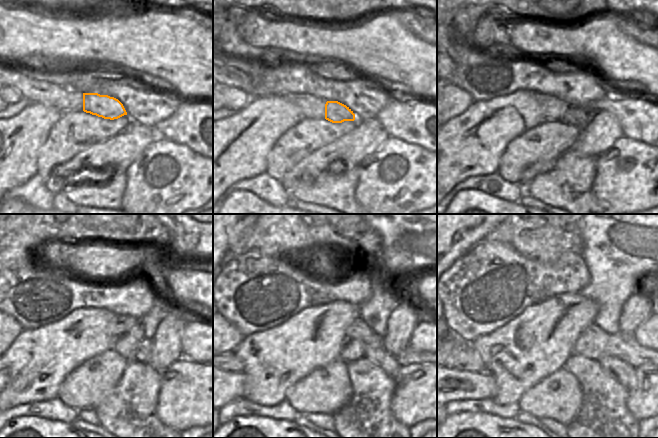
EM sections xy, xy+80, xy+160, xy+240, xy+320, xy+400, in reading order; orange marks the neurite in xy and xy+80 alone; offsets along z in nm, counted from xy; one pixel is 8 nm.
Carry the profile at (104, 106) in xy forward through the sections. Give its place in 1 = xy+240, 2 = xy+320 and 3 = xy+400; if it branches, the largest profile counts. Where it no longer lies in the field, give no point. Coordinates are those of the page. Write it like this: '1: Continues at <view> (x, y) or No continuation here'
1: Continues at xy+240 (142, 353)
2: Continues at xy+320 (376, 354)
3: Continues at xy+400 (617, 369)

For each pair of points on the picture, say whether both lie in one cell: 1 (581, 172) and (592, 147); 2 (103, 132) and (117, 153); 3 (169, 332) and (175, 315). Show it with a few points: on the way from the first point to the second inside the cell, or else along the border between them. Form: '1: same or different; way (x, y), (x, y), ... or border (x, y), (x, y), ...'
1: different; border (569, 150), (596, 157)
2: different; border (128, 125), (121, 132), (96, 142), (87, 149)
3: same; way (171, 328), (175, 319)

